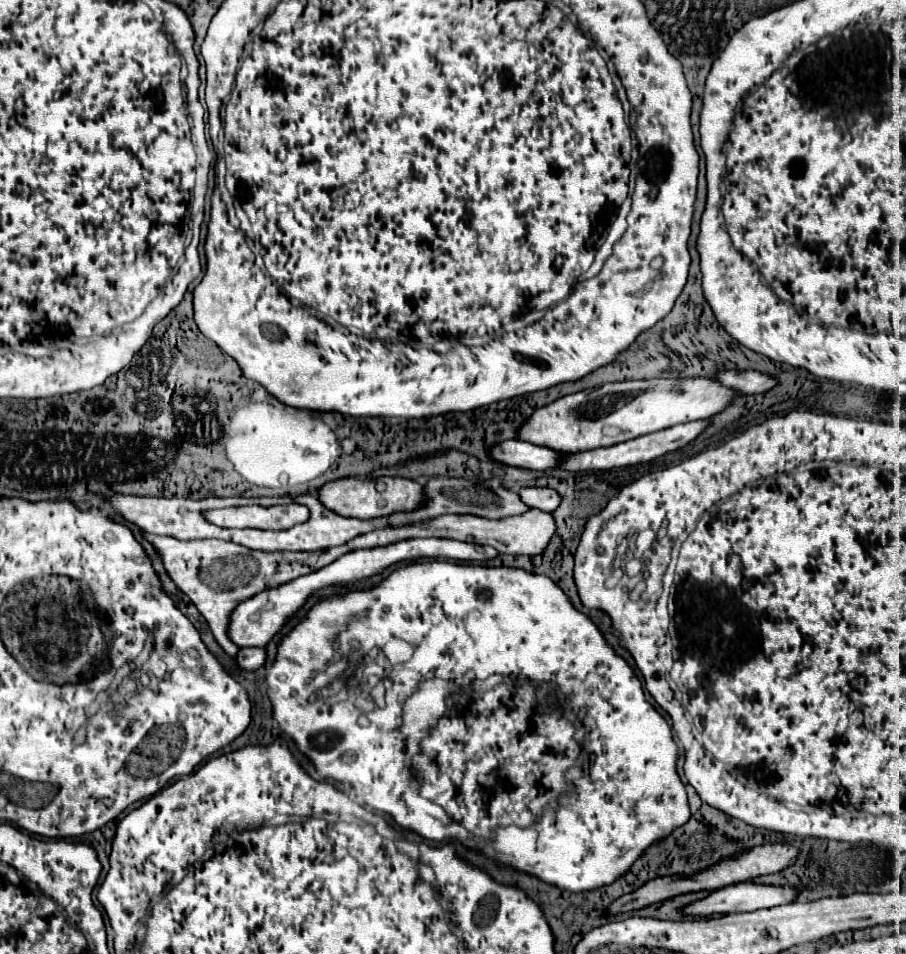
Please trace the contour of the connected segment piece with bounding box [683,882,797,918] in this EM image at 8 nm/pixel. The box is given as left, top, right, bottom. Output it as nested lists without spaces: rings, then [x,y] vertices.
[[[731,884],[719,890],[713,890],[709,896],[691,902],[683,908],[683,914],[709,918],[713,914],[731,914],[731,912],[753,912],[759,908],[781,906],[795,900],[795,890],[763,884]]]

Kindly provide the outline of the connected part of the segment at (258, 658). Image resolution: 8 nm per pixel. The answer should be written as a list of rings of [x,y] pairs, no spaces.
[[[239,648],[239,654],[235,656],[237,666],[243,670],[257,670],[265,662],[265,650],[263,648]]]

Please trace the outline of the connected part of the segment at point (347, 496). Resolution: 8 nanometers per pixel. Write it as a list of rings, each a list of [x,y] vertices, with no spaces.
[[[347,476],[347,478],[339,478],[333,482],[327,482],[325,486],[321,486],[317,490],[319,494],[319,502],[341,514],[341,516],[355,516],[361,520],[369,520],[375,516],[389,516],[397,510],[413,510],[419,506],[419,502],[423,502],[423,486],[409,480],[409,478],[375,478],[375,480],[361,480],[355,476]]]

